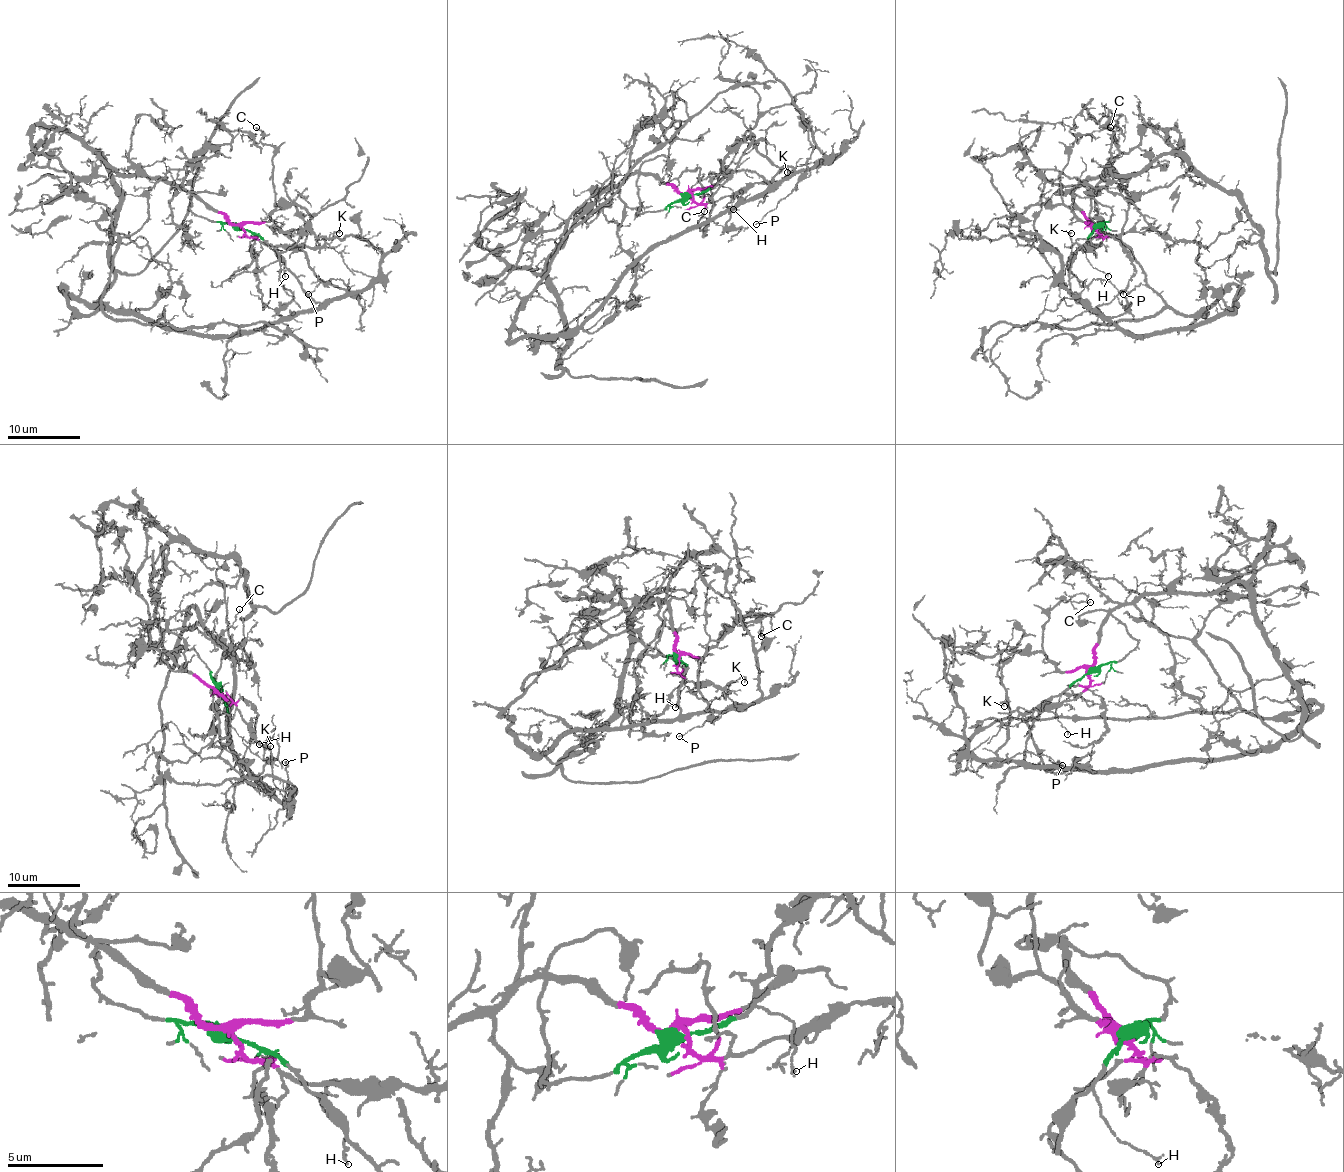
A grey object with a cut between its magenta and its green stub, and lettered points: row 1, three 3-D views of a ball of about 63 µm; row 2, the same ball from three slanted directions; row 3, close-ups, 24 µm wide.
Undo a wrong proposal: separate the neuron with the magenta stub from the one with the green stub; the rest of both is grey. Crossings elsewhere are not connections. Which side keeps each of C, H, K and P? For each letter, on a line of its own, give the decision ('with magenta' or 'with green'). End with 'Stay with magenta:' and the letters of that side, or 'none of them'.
C: with magenta
H: with green
K: with magenta
P: with green
Stay with magenta: C, K

